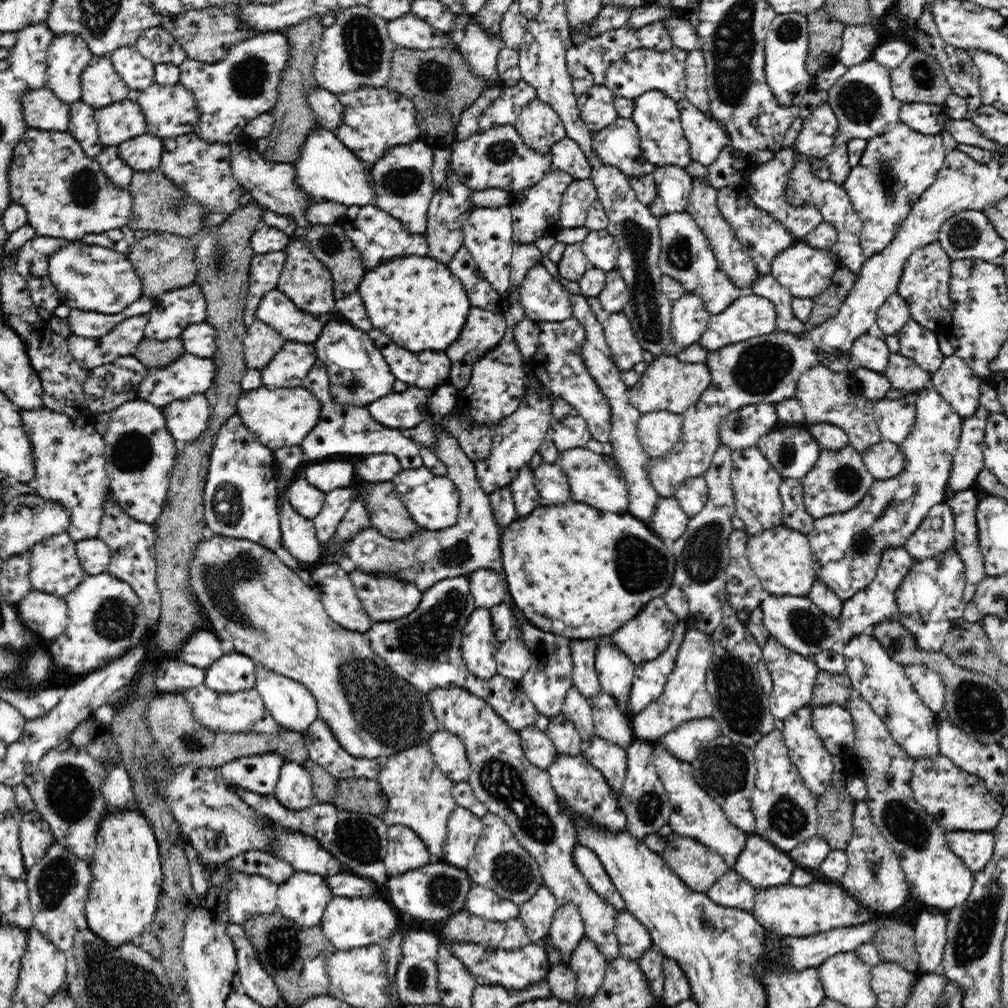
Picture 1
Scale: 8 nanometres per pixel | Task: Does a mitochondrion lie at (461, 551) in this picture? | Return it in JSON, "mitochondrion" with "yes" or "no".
{"mitochondrion":"yes"}

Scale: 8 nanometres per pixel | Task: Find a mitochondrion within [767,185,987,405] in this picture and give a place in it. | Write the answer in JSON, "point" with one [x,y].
{"point":[963,235]}

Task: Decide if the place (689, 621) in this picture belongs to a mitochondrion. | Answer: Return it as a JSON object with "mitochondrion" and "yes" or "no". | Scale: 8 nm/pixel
{"mitochondrion":"no"}

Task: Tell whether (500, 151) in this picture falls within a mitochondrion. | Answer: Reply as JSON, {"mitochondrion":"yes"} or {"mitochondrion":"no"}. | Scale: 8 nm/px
{"mitochondrion":"yes"}

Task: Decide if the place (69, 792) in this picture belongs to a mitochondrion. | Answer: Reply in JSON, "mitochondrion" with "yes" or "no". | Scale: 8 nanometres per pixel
{"mitochondrion":"yes"}

